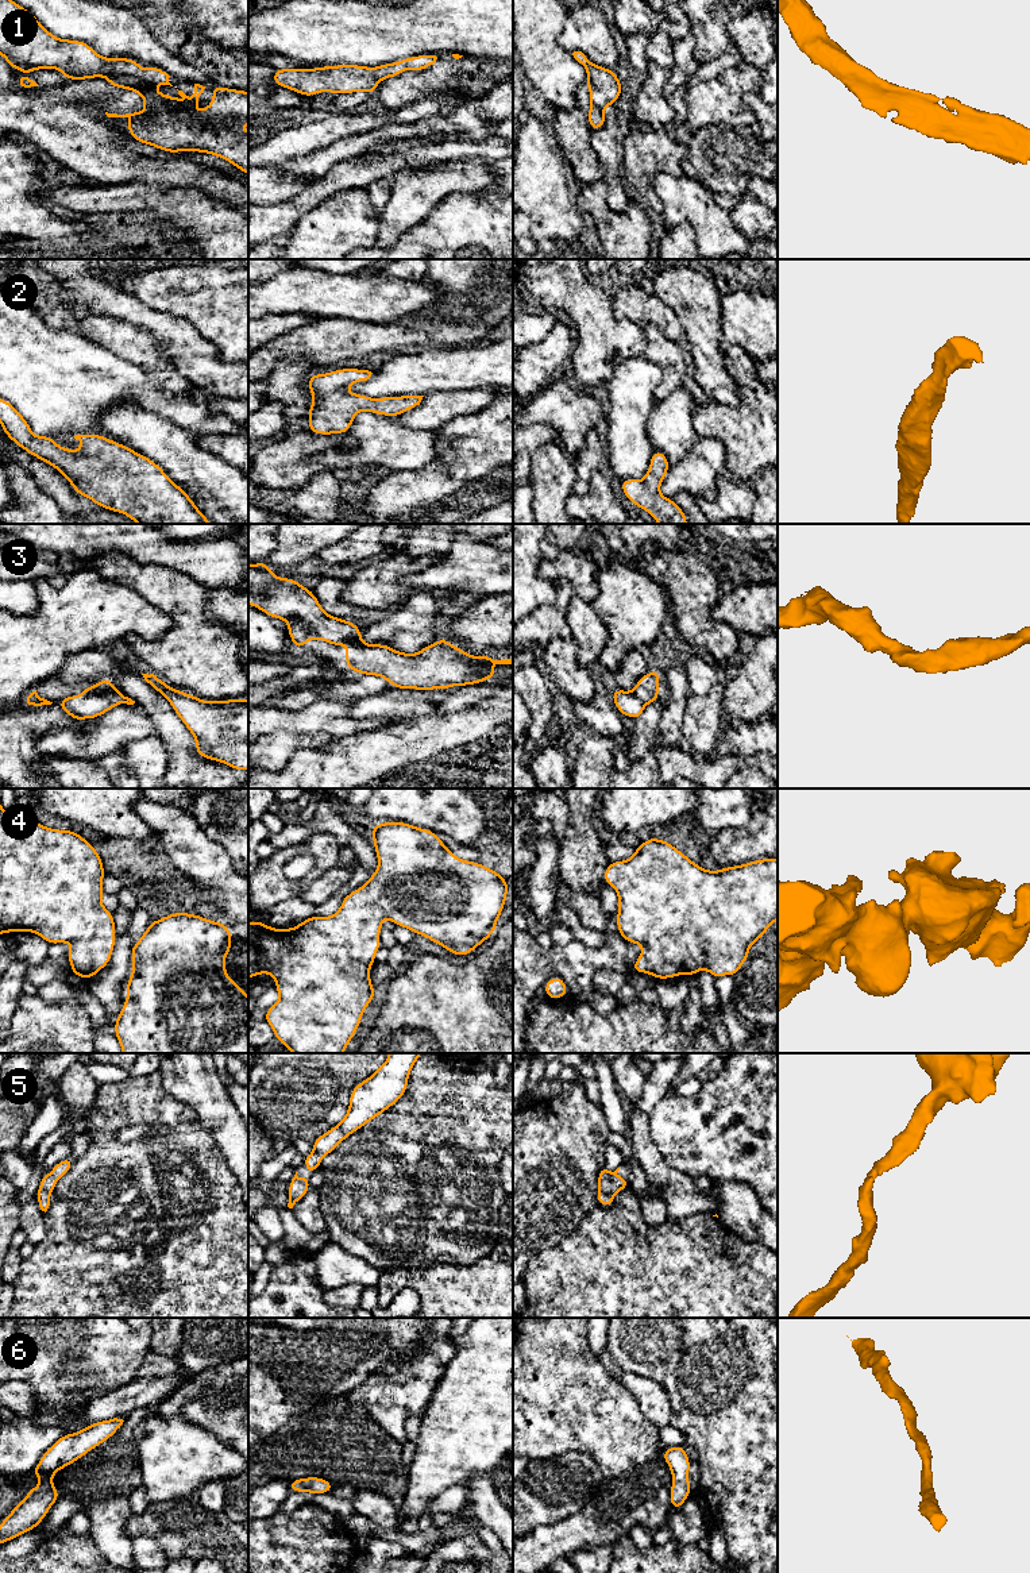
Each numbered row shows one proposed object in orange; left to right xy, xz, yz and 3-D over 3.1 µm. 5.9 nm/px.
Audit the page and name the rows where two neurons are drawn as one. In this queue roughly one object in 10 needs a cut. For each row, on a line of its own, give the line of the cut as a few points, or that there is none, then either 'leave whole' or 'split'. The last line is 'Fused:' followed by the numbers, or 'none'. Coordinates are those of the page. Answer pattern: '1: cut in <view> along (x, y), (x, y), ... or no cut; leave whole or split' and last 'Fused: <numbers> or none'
1: no cut; leave whole
2: no cut; leave whole
3: no cut; leave whole
4: no cut; leave whole
5: no cut; leave whole
6: no cut; leave whole
Fused: none

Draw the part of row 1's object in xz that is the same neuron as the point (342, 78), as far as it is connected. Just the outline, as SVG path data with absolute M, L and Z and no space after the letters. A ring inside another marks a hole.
M414 55L397 62L367 68L360 65L324 65L321 69L275 69L273 84L312 97L316 93L335 95L364 90L374 96L377 85L389 77L397 77L404 70L424 70L436 62L436 55Z

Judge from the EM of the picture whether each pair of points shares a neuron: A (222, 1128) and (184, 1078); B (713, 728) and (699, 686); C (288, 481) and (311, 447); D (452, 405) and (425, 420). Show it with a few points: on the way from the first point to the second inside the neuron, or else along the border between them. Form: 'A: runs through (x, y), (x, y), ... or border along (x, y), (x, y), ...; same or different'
A: runs through (220, 1115), (196, 1090); same
B: border along (722, 681), (717, 682), (703, 694), (690, 694); different
C: runs through (288, 473), (303, 455); same
D: runs through (446, 407), (438, 408), (432, 413); same

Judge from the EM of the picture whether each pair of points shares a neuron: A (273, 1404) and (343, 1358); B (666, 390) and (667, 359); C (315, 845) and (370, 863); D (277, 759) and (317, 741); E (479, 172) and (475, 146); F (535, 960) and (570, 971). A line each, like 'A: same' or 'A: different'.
A: same
B: same
C: different
D: same
E: different
F: same

